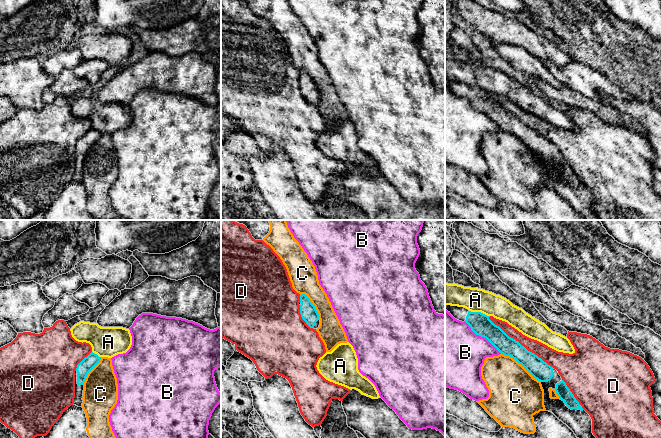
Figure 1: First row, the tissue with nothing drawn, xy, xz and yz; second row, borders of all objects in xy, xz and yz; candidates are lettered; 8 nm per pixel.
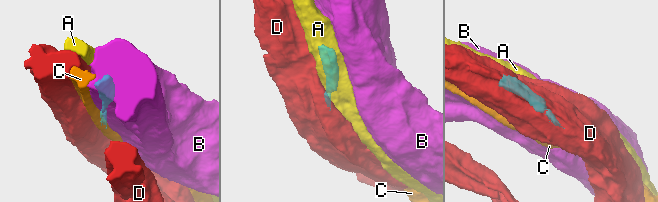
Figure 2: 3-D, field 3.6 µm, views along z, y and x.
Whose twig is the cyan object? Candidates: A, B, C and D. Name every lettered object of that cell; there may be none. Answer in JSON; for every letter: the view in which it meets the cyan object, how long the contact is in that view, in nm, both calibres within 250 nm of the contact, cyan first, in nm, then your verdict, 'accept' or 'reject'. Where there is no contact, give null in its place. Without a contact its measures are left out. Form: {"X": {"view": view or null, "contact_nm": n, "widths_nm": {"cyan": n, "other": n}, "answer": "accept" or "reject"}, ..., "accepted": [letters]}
{"A": {"view": "yz", "contact_nm": 180, "widths_nm": {"cyan": 170, "other": 190}, "answer": "reject"}, "B": {"view": "yz", "contact_nm": 400, "widths_nm": {"cyan": 170, "other": 440}, "answer": "reject"}, "C": {"view": "yz", "contact_nm": 400, "widths_nm": {"cyan": 160, "other": 400}, "answer": "reject"}, "D": {"view": "yz", "contact_nm": 650, "widths_nm": {"cyan": 150, "other": 120}, "answer": "reject"}, "accepted": []}

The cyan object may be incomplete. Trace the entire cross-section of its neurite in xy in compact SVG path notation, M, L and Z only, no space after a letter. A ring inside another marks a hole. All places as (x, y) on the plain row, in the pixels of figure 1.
M91 128L78 141L75 147L75 174L74 181L82 183L84 158L88 149L100 138L101 133Z

